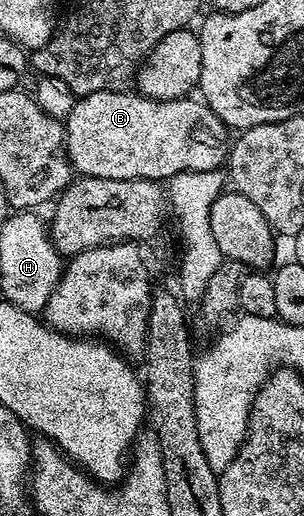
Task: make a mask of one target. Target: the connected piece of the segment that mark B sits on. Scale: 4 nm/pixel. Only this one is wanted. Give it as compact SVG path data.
M116 88L82 95L75 107L68 112L65 119L67 161L71 163L76 175L113 180L169 180L173 175L186 174L189 170L214 170L224 165L229 154L228 131L206 102L194 102L194 97L191 96L159 102L155 98L145 98L138 92L122 94L123 92Z

